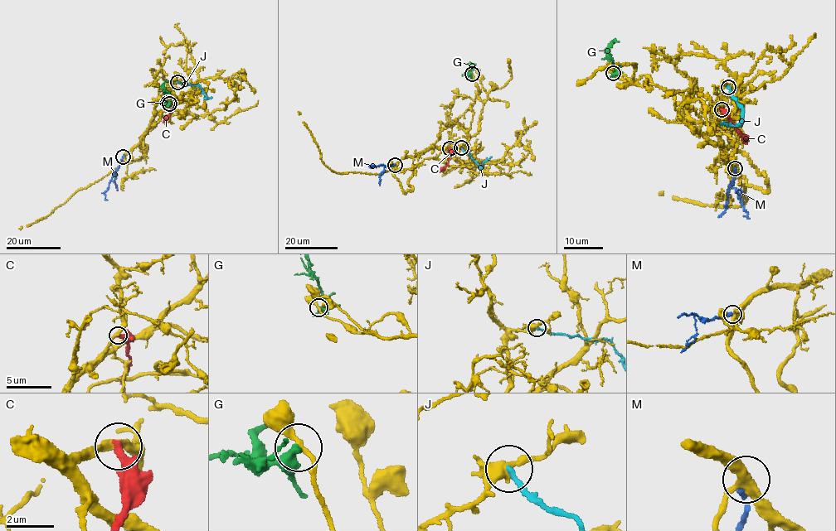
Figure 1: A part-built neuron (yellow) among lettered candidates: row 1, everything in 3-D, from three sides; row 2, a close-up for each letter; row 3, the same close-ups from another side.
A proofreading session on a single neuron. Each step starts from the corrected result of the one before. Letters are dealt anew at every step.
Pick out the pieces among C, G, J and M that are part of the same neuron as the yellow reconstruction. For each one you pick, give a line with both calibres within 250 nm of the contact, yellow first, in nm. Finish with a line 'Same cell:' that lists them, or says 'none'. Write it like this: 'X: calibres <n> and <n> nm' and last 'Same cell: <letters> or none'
Same cell: none

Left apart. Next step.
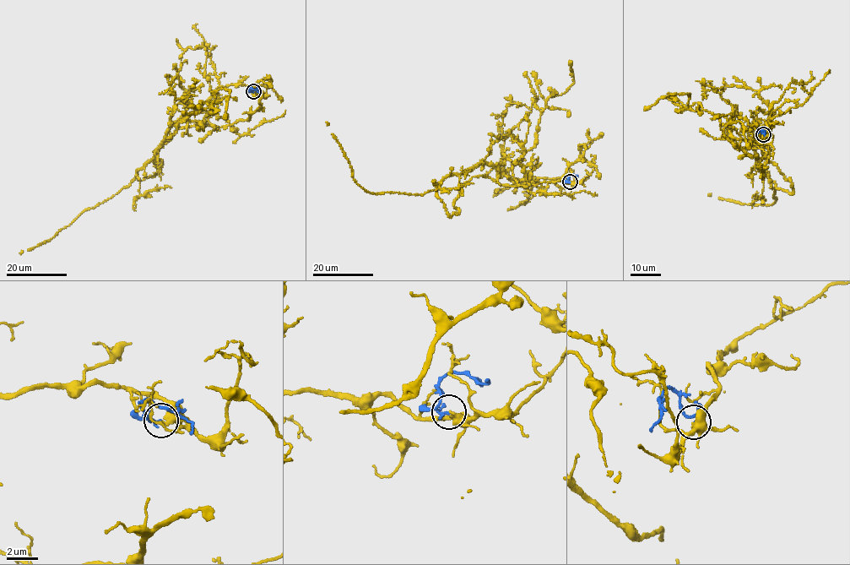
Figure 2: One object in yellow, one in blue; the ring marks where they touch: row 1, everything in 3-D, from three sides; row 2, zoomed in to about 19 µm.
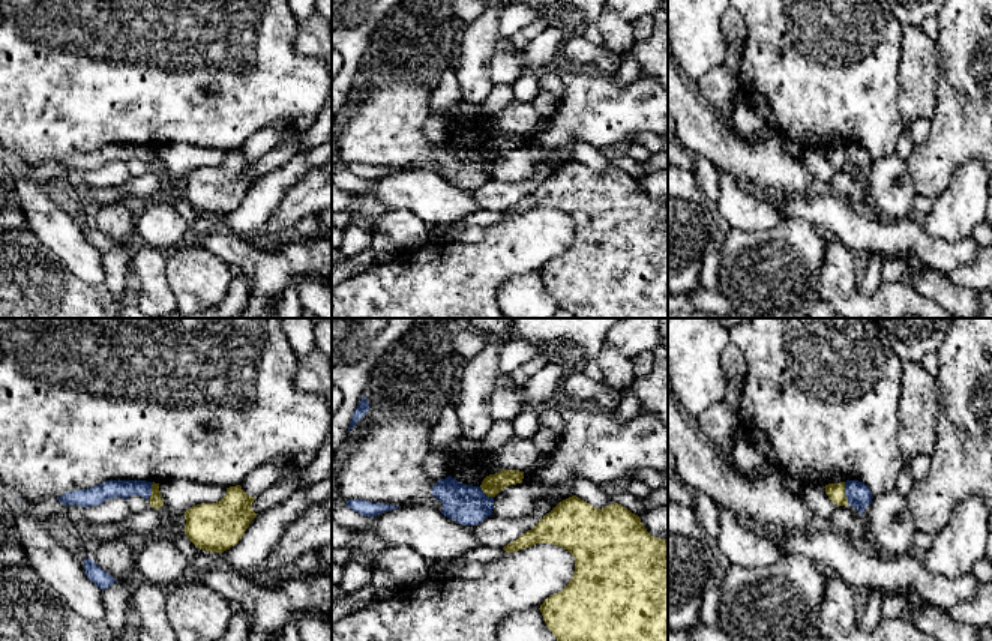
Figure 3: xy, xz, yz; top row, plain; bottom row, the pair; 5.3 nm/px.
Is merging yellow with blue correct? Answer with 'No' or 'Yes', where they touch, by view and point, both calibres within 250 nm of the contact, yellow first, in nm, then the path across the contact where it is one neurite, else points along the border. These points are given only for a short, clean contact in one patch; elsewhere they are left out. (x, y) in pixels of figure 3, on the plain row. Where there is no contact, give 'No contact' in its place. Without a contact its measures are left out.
No. Touches yellow at yz (844, 156). Thickness 100 nm (yellow) against 140 nm. Boundary: yz (844, 146), (844, 158), (848, 165)

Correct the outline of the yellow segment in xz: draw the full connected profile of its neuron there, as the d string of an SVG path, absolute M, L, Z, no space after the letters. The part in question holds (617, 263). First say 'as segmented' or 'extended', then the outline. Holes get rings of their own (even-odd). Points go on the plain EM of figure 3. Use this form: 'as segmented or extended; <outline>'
as segmented; M572 159L503 213L513 216L536 207L554 207L575 221L569 248L539 272L560 309L576 318L668 318L668 203L651 200L641 182L618 167L596 173Z

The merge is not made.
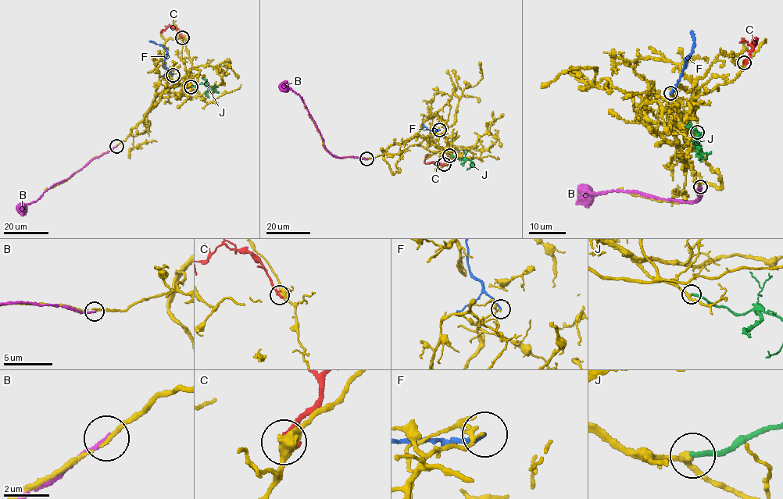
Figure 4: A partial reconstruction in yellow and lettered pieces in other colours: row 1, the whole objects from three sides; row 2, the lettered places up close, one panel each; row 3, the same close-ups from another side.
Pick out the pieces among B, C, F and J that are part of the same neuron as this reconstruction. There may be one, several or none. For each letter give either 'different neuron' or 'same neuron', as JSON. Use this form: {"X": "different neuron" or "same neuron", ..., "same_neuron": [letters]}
{"B": "different neuron", "C": "different neuron", "F": "different neuron", "J": "same neuron", "same_neuron": ["J"]}

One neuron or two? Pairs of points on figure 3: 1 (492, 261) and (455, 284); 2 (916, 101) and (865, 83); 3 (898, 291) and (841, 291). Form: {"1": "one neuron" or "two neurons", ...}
{"1": "one neuron", "2": "two neurons", "3": "one neuron"}

